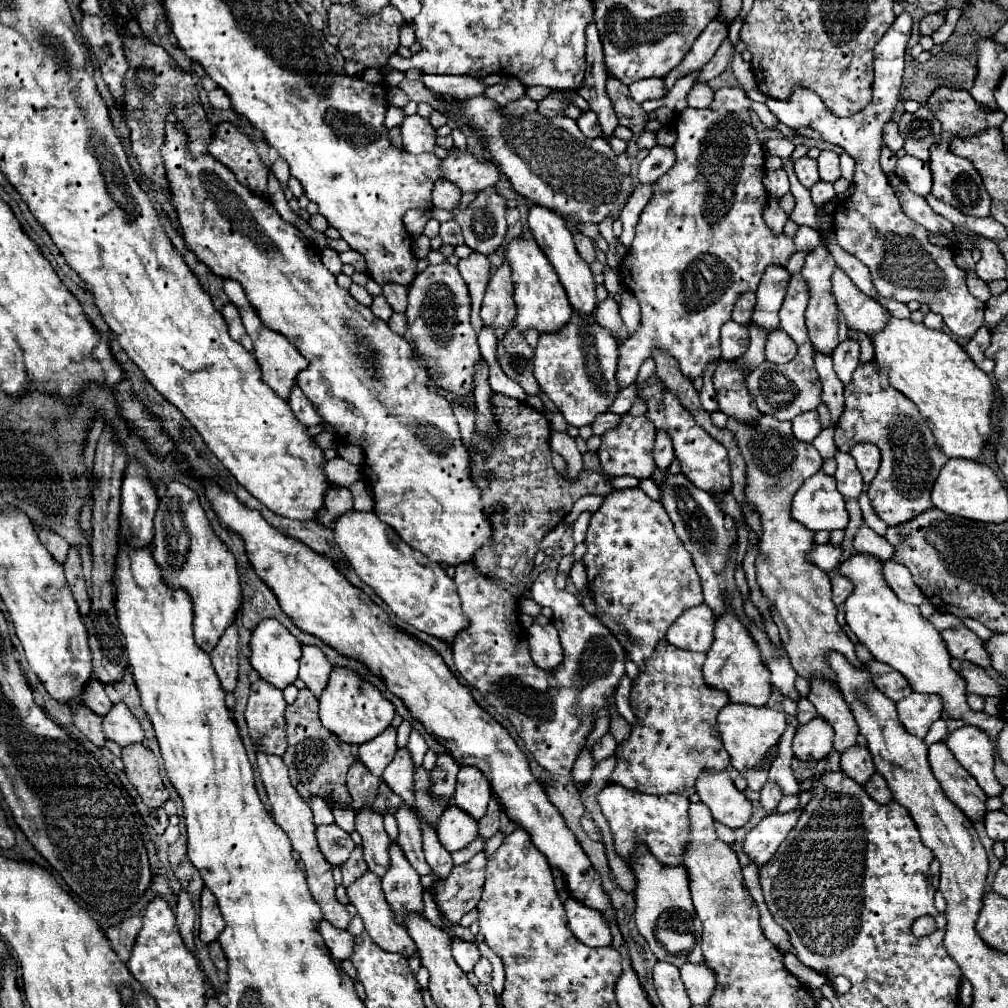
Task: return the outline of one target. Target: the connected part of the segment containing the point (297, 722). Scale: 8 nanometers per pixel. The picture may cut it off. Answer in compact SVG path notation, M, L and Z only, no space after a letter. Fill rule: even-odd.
M302 688L296 702L286 708L286 738L288 750L282 758L290 768L290 780L302 794L302 798L308 800L310 796L320 796L324 800L330 800L332 808L348 806L352 802L352 796L346 788L346 772L356 760L354 748L340 742L336 734L322 726L318 718L318 698L308 688Z

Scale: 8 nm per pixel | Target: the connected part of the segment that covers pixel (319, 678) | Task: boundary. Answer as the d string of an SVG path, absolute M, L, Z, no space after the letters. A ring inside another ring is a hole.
M312 644L302 646L302 660L300 660L298 676L316 696L320 696L320 692L326 688L330 670L332 670L332 664L328 662L328 658L324 658L324 652L318 646L312 646Z

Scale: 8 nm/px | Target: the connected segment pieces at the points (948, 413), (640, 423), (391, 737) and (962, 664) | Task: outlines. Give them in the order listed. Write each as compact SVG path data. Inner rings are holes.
M890 318L888 326L872 336L872 342L874 342L874 360L878 362L878 368L888 368L890 384L918 406L940 450L948 458L968 458L978 462L992 434L990 414L994 406L994 384L990 376L982 372L972 362L972 358L968 358L964 348L956 340L952 340L946 332L928 330L924 324L914 324L912 320Z
M630 412L620 414L620 424L606 434L602 434L602 444L598 448L602 470L608 476L634 476L648 478L656 470L656 462L652 462L652 442L656 440L656 428L646 414L632 416Z
M388 726L388 730L384 730L384 734L372 738L372 742L364 742L364 746L360 746L360 750L358 750L358 756L372 774L380 776L384 772L384 768L392 762L396 750L398 750L396 728Z
M952 659L955 671L966 680L966 692L968 694L978 694L978 696L998 696L1006 688L996 684L984 668L974 666L972 662L965 660Z

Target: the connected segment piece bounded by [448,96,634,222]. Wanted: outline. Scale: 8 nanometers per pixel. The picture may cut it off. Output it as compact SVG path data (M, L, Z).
M484 96L472 98L468 102L450 102L448 108L478 132L478 136L484 140L486 150L490 152L490 160L512 182L518 194L530 198L540 206L548 206L556 210L564 218L576 216L582 222L602 222L602 218L606 218L608 214L618 216L620 208L626 204L628 196L634 190L630 180L632 164L626 158L626 154L616 156L604 138L594 138L594 140L586 138L578 128L576 120L568 116L546 118L536 112L522 114L522 116L502 116L496 112L498 104Z

